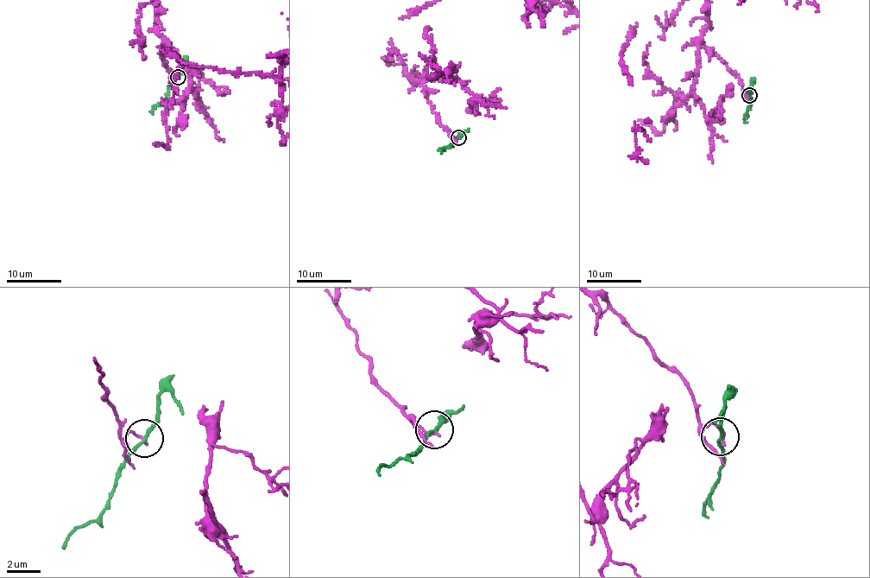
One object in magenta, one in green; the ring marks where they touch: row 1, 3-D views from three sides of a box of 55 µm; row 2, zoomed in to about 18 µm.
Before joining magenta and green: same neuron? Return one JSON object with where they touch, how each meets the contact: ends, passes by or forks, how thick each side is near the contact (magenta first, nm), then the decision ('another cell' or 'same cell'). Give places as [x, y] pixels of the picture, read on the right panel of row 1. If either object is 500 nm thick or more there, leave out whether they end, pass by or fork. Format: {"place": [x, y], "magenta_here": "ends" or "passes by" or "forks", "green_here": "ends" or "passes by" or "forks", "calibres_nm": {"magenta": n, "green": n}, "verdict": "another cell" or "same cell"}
{"place": [749, 95], "magenta_here": "ends", "green_here": "passes by", "calibres_nm": {"magenta": 160, "green": 190}, "verdict": "same cell"}

